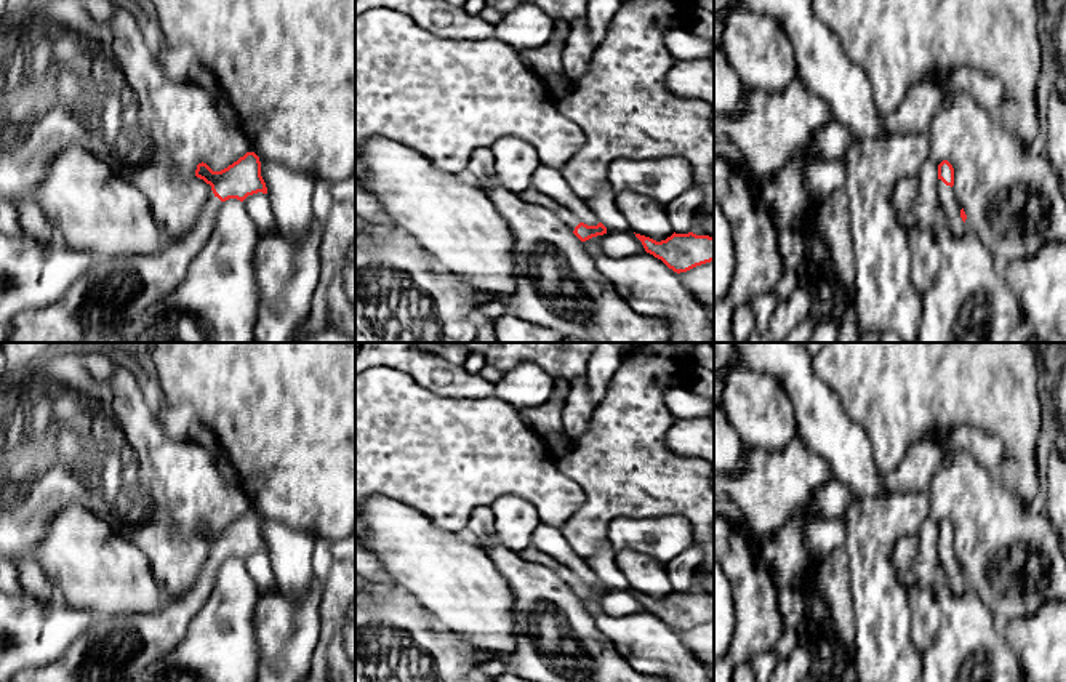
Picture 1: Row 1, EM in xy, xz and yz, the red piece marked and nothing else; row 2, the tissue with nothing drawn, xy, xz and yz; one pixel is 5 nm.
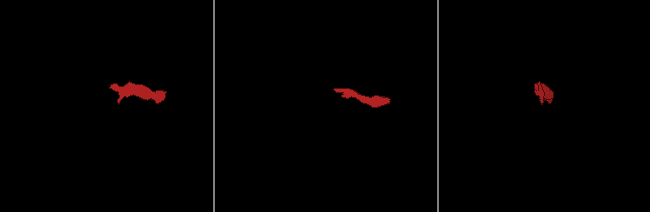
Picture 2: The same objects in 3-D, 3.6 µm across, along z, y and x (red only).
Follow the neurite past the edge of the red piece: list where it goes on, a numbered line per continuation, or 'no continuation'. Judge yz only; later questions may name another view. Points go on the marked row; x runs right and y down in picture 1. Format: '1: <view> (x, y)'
1: yz (951, 207)

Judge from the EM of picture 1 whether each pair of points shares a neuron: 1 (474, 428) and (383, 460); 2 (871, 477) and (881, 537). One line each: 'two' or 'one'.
1: one
2: two

